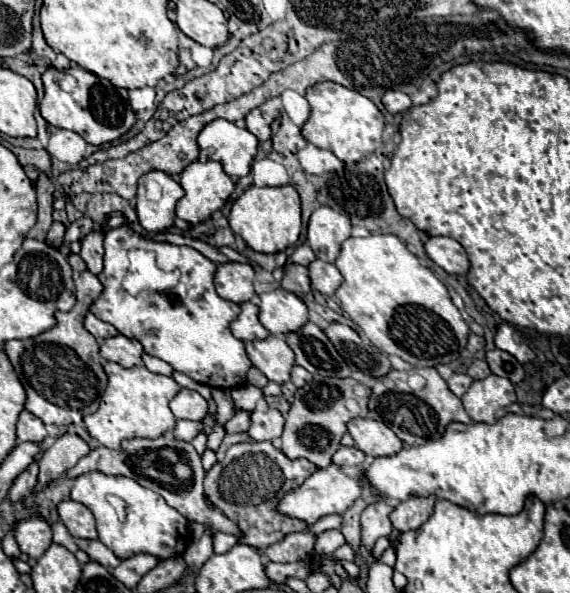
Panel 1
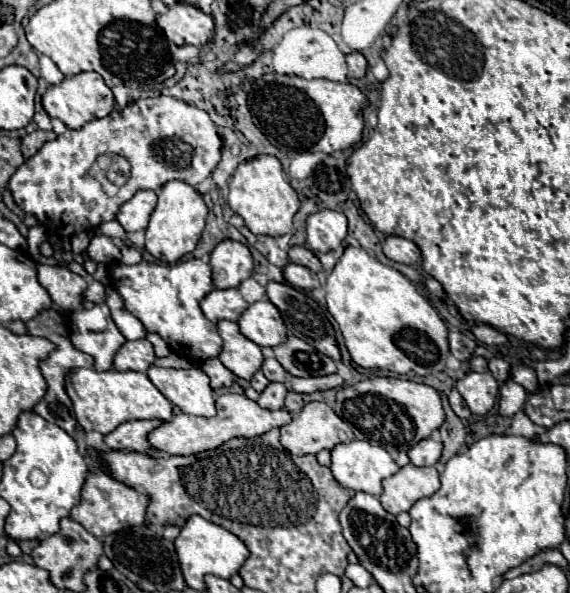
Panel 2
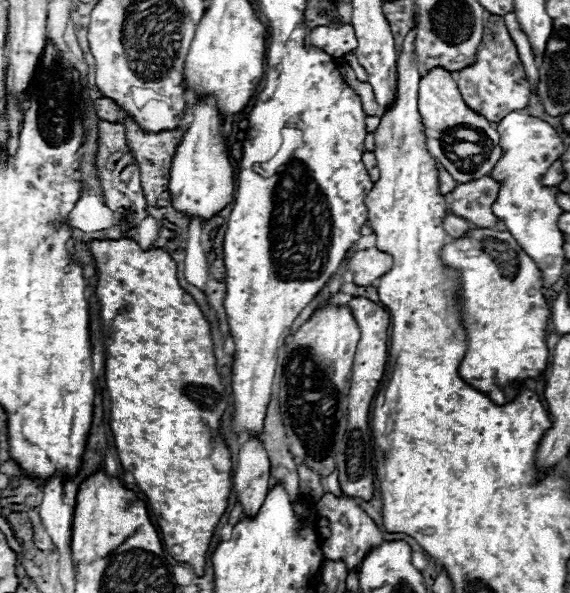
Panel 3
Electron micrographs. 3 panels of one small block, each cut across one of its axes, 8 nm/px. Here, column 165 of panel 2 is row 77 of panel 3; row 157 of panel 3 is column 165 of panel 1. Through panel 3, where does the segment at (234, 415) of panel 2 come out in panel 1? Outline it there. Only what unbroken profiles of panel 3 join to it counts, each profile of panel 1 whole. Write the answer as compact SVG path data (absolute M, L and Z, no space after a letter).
M166 432L154 440L150 438L132 438L124 440L120 450L110 450L106 446L94 448L88 456L84 456L74 468L66 472L68 478L78 478L86 472L102 472L102 474L120 474L126 478L136 480L144 488L152 488L158 492L174 510L178 510L188 520L200 522L204 526L210 526L214 530L226 532L226 534L238 534L238 526L230 522L222 512L212 510L202 492L202 480L204 480L204 468L202 458L198 456L196 448L190 442L178 440L172 432Z

